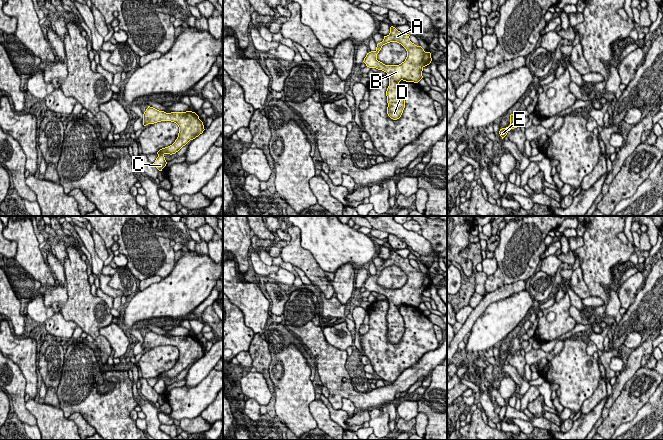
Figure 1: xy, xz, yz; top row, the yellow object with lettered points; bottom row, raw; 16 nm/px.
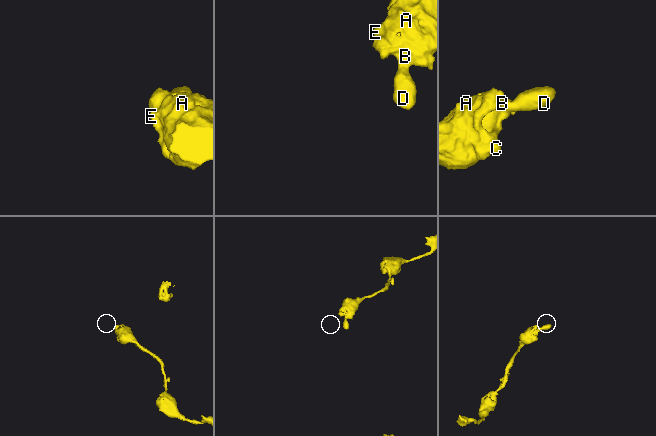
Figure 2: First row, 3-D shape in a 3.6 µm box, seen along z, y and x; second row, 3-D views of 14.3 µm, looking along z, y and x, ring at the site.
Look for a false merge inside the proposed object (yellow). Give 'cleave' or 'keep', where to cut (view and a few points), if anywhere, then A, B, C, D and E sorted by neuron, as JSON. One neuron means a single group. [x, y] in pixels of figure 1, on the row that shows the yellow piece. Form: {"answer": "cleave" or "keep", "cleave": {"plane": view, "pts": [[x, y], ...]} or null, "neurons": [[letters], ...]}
{"answer": "keep", "cleave": null, "neurons": [["A", "B", "C", "D", "E"]]}

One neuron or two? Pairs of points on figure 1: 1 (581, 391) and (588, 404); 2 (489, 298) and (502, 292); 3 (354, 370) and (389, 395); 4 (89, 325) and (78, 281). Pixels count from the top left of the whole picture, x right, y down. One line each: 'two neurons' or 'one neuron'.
1: two neurons
2: one neuron
3: two neurons
4: one neuron

